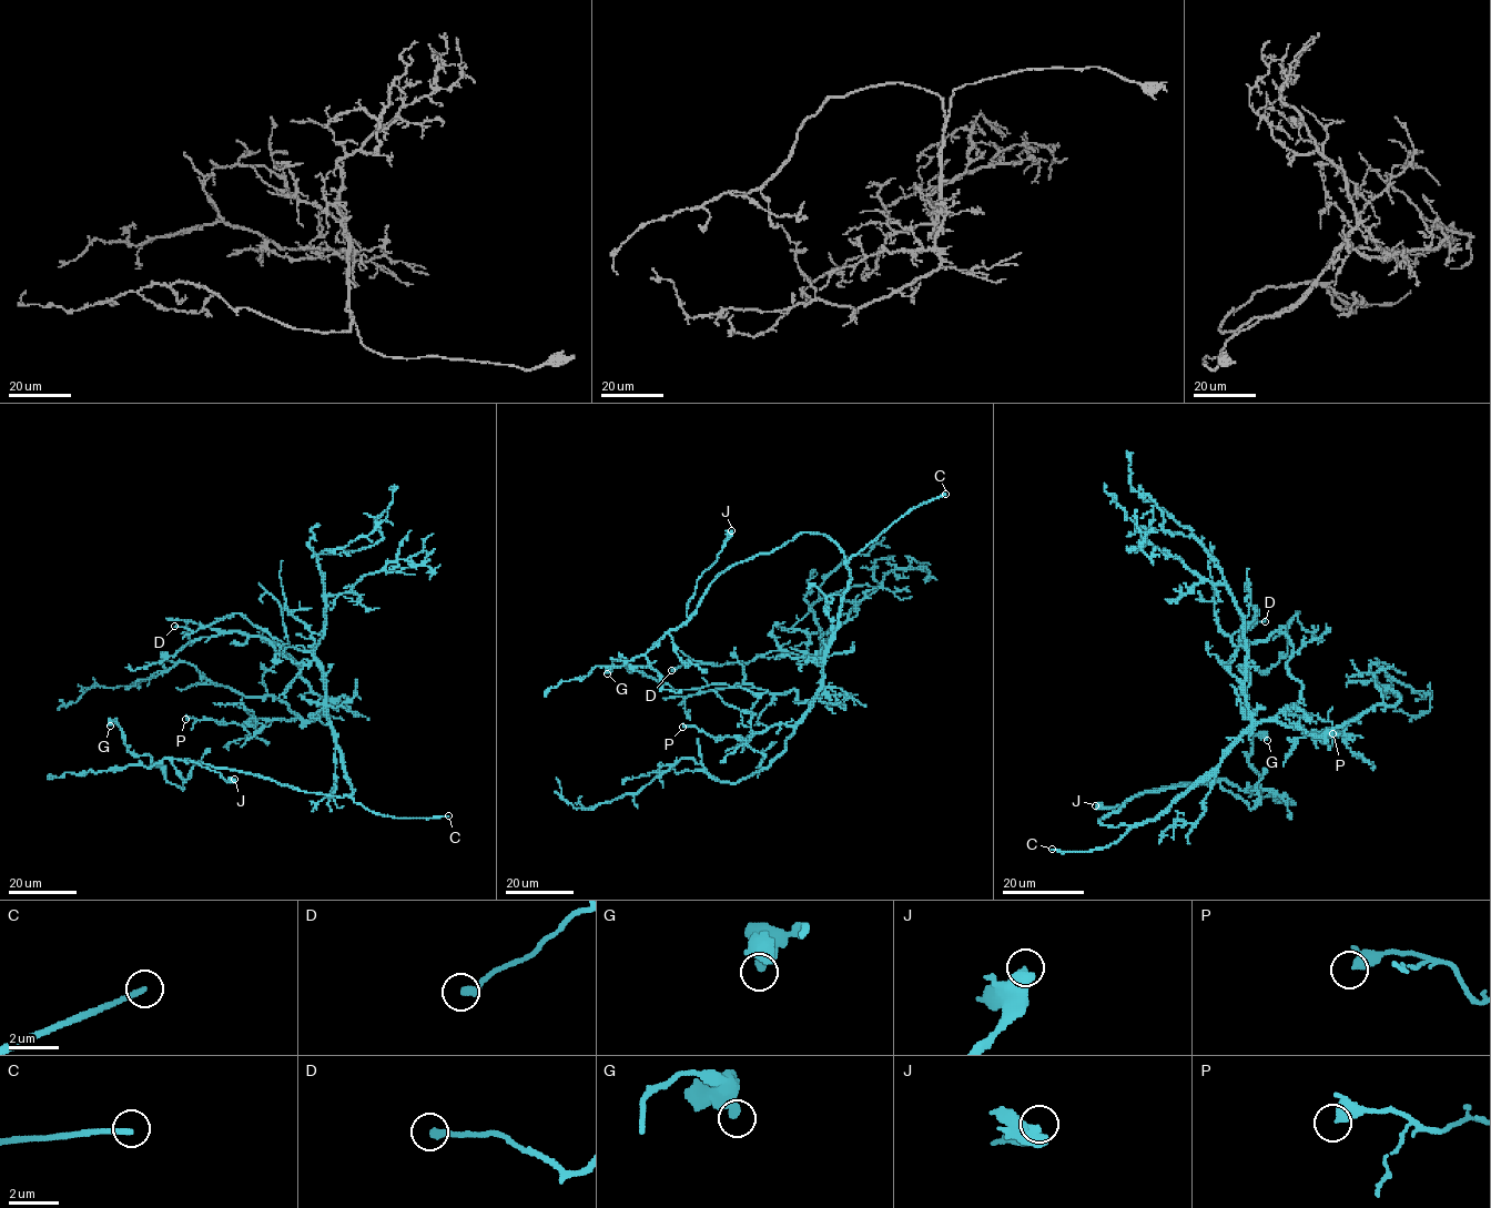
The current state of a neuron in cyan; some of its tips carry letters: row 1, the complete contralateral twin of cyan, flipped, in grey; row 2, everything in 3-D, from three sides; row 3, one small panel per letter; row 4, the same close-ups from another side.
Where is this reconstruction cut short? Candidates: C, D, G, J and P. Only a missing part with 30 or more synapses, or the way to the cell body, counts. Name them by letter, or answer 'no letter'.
C

